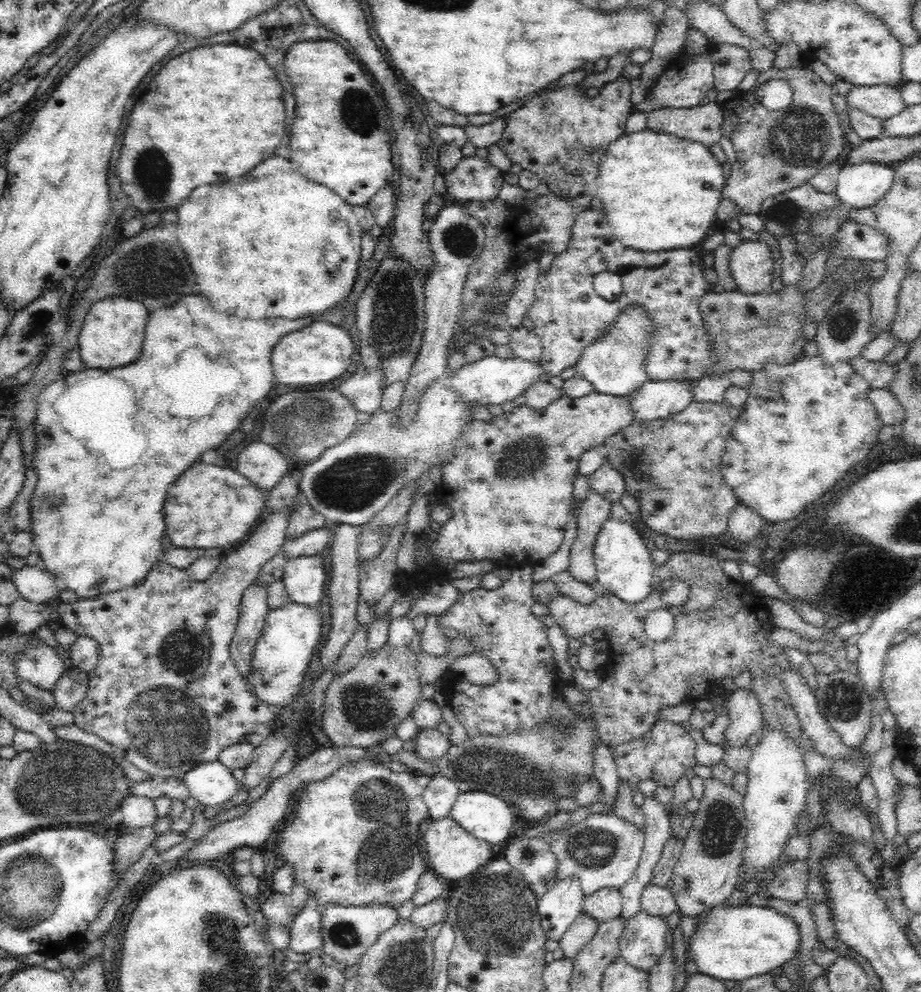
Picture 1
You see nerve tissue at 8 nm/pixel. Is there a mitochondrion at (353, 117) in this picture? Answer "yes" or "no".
yes

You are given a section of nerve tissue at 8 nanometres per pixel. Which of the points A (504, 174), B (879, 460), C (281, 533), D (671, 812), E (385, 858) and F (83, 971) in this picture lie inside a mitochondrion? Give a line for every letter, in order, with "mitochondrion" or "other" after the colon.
A: other
B: other
C: other
D: other
E: mitochondrion
F: other

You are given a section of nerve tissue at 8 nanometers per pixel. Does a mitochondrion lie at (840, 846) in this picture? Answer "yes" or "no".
no

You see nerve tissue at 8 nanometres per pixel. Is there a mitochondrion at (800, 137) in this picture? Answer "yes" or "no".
yes

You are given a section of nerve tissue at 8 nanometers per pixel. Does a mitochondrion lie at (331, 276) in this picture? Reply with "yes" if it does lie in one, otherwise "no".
yes

